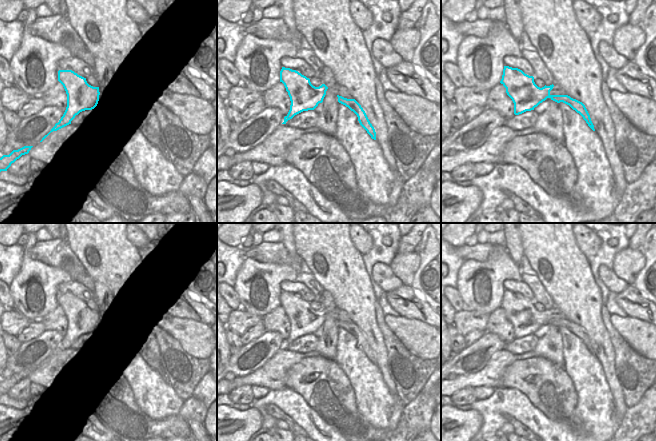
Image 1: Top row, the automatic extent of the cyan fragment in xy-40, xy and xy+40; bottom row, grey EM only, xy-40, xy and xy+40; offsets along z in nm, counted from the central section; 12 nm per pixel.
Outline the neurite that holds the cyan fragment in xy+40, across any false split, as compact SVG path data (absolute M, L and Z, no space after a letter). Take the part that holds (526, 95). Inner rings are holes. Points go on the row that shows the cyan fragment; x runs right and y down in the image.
M504 66L503 75L500 83L506 88L507 95L514 103L514 114L519 115L526 111L534 110L540 103L547 98L560 103L569 105L573 110L579 113L586 121L588 126L595 131L590 115L585 105L571 98L568 95L551 95L550 91L554 85L538 87L534 82L534 77L525 74L518 68Z

